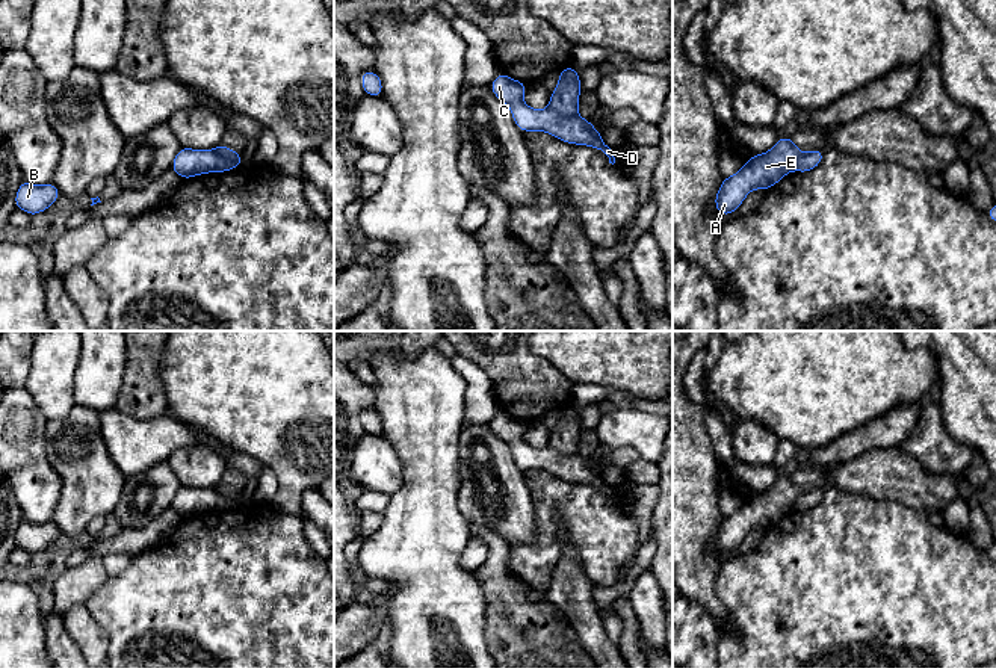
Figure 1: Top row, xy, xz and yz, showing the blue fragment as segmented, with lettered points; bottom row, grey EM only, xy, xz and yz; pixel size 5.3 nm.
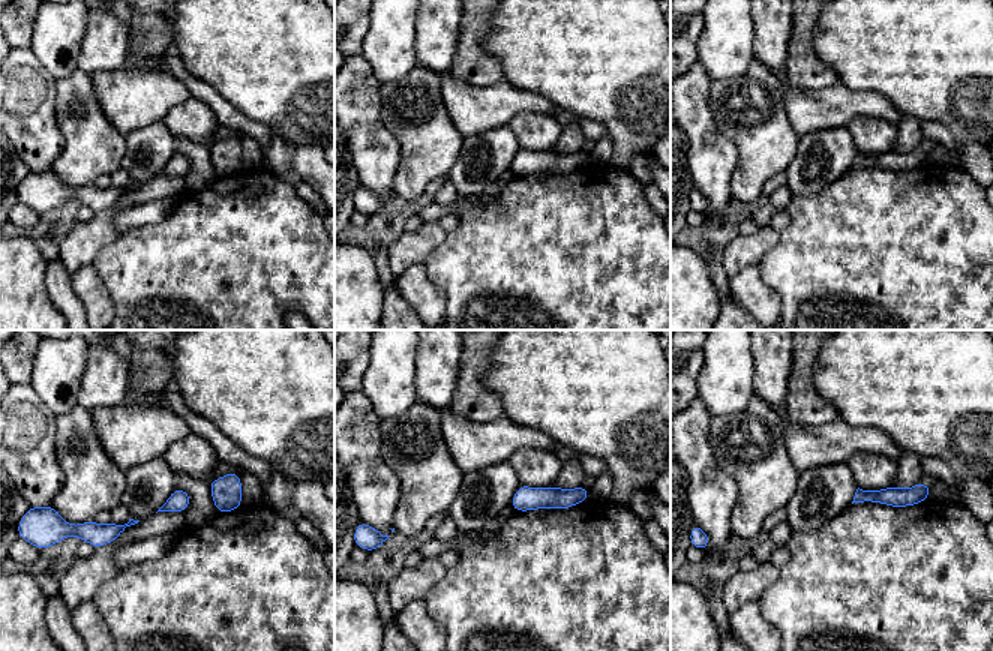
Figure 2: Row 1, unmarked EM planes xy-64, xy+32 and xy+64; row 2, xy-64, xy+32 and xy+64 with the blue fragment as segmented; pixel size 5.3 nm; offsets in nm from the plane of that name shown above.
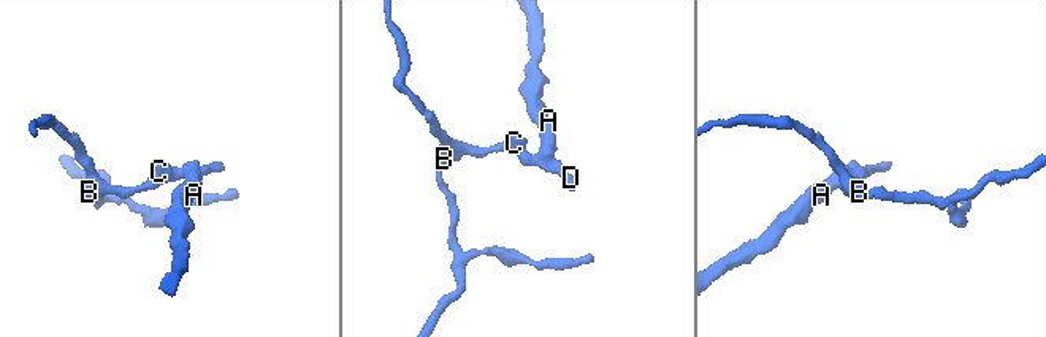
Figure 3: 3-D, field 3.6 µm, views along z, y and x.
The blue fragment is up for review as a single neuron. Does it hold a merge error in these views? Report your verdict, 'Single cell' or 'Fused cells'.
Fused cells

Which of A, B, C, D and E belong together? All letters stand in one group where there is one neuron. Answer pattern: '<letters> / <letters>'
A E / B C D

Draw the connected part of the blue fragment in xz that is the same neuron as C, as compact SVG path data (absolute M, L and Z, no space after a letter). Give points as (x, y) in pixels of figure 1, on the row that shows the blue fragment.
M503 73L491 82L490 89L512 113L515 125L521 131L546 131L559 141L574 145L586 145L603 151L609 163L615 163L612 150L603 142L591 121L576 116L561 116L550 109L537 110L523 103L526 83L512 80Z

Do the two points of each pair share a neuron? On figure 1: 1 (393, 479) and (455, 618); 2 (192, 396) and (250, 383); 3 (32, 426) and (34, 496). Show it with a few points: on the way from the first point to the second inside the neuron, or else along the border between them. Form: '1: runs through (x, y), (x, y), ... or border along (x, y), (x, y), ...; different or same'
1: border along (398, 452), (402, 485), (392, 496); different
2: runs through (206, 387), (212, 383), (236, 383); same
3: runs through (32, 443), (32, 479); same

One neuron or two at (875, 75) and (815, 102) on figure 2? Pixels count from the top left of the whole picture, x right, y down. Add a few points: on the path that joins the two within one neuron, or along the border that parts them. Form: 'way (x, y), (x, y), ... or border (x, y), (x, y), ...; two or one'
border (839, 80), (852, 89), (869, 89), (882, 96); two

